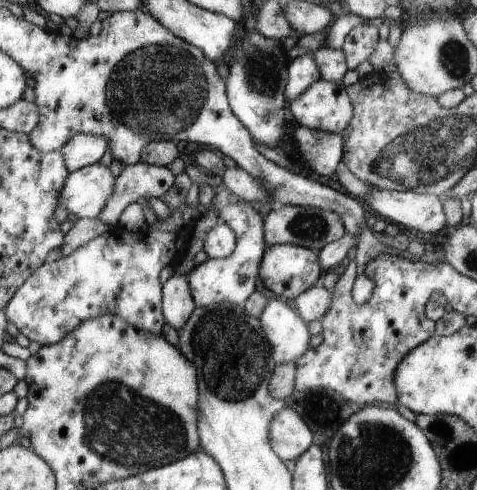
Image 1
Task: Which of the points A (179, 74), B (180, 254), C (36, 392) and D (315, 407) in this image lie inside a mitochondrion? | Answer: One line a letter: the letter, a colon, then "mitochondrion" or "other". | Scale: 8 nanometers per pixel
A: mitochondrion
B: other
C: other
D: other

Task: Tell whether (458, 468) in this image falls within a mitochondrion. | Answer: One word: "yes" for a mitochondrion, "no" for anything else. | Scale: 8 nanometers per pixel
yes

